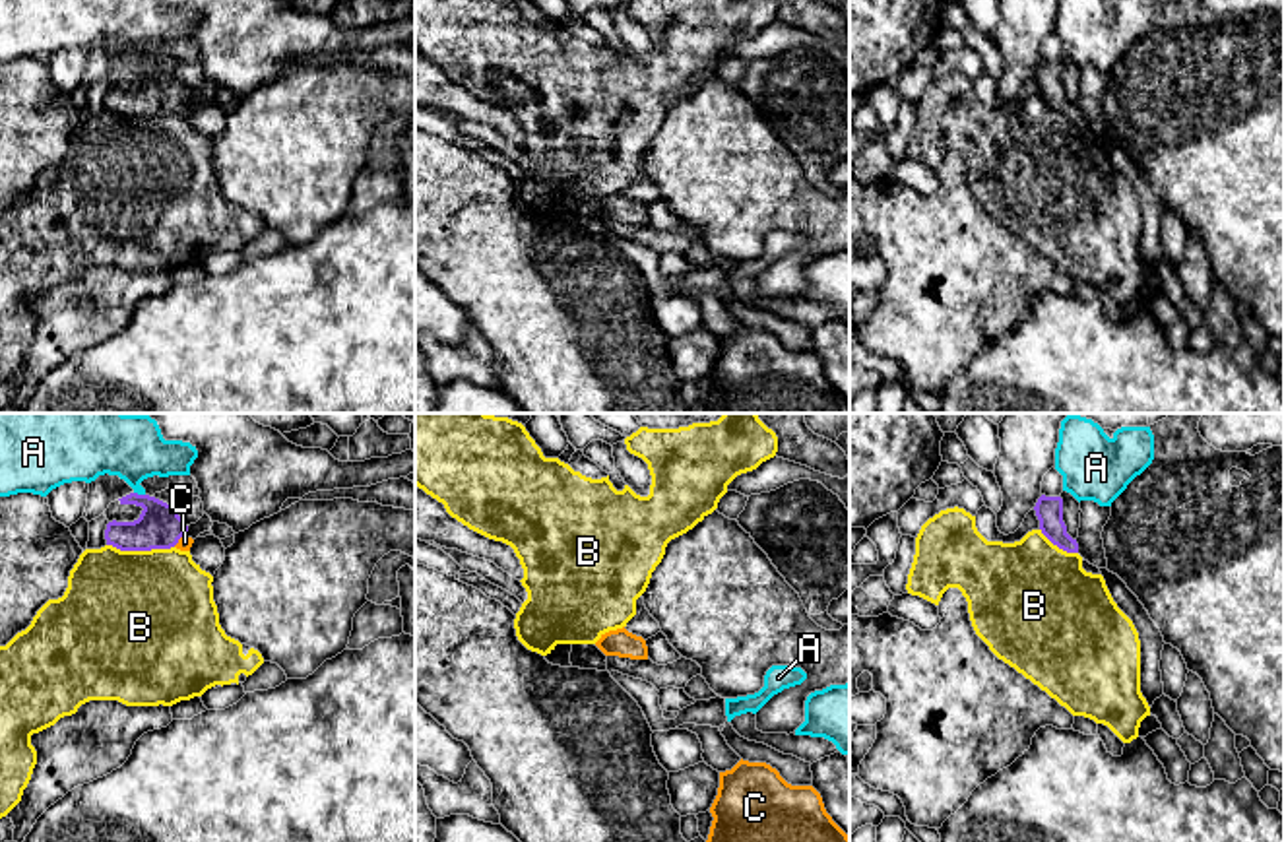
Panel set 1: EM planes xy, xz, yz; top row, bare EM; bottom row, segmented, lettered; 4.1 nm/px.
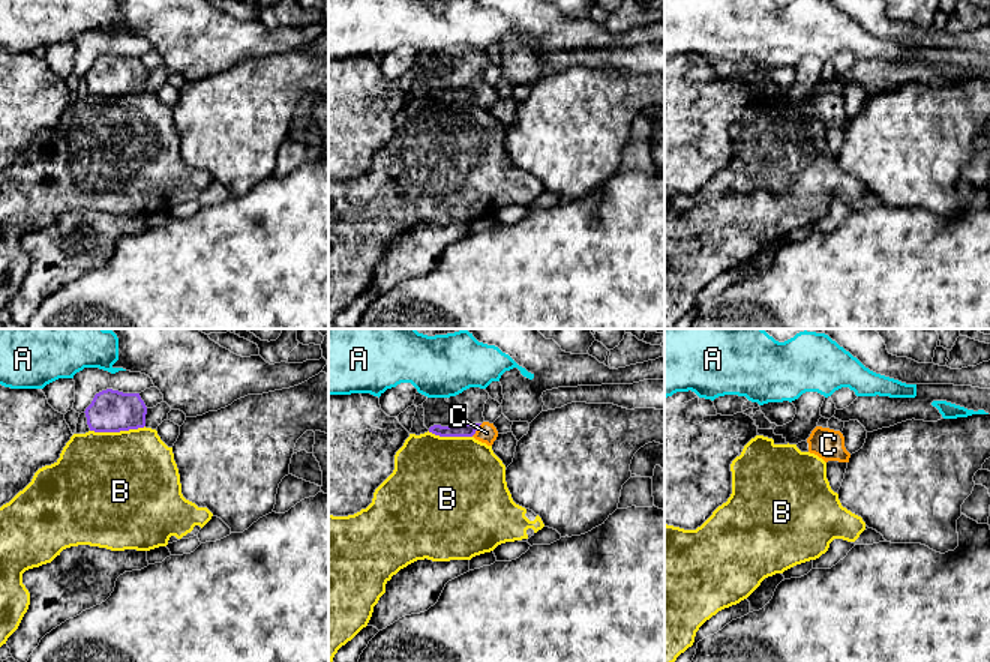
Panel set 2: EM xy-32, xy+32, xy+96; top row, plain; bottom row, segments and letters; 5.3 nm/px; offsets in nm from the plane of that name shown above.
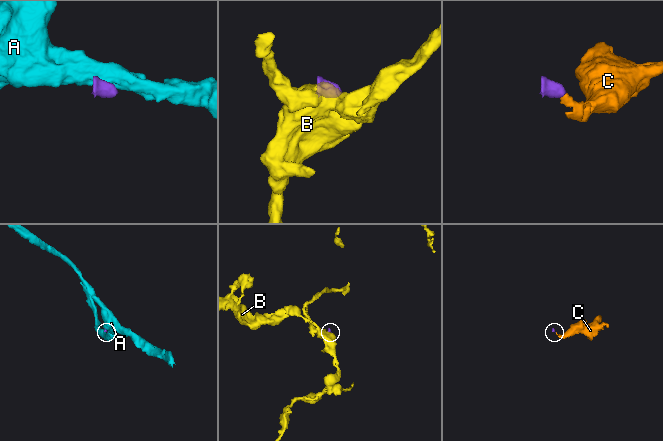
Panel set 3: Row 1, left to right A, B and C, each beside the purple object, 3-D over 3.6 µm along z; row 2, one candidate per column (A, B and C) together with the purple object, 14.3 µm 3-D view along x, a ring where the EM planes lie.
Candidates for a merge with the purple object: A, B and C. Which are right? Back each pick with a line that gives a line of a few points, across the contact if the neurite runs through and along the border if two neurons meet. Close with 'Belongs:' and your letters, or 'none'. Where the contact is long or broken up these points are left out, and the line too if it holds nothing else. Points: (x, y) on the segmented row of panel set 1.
C: xy (160, 526), (179, 538), (185, 542)
Belongs: C

